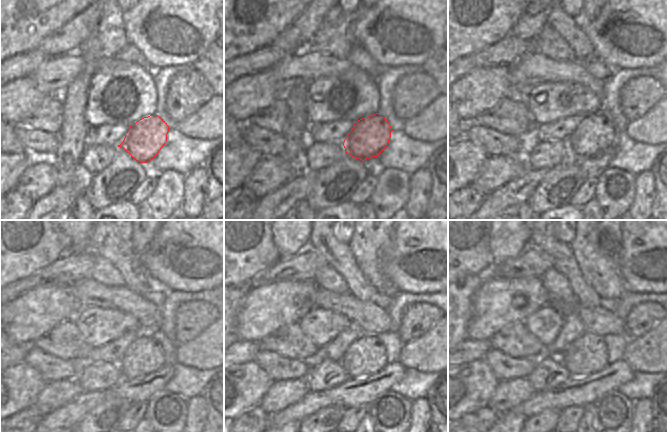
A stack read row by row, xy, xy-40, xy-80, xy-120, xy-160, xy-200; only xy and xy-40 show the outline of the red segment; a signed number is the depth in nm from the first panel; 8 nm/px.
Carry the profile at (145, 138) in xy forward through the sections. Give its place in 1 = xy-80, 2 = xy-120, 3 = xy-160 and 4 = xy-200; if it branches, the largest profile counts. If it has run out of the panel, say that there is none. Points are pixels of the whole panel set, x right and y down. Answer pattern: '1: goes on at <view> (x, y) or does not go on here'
1: goes on at xy-80 (596, 132)
2: goes on at xy-120 (145, 355)
3: goes on at xy-160 (366, 356)
4: goes on at xy-200 (587, 354)

